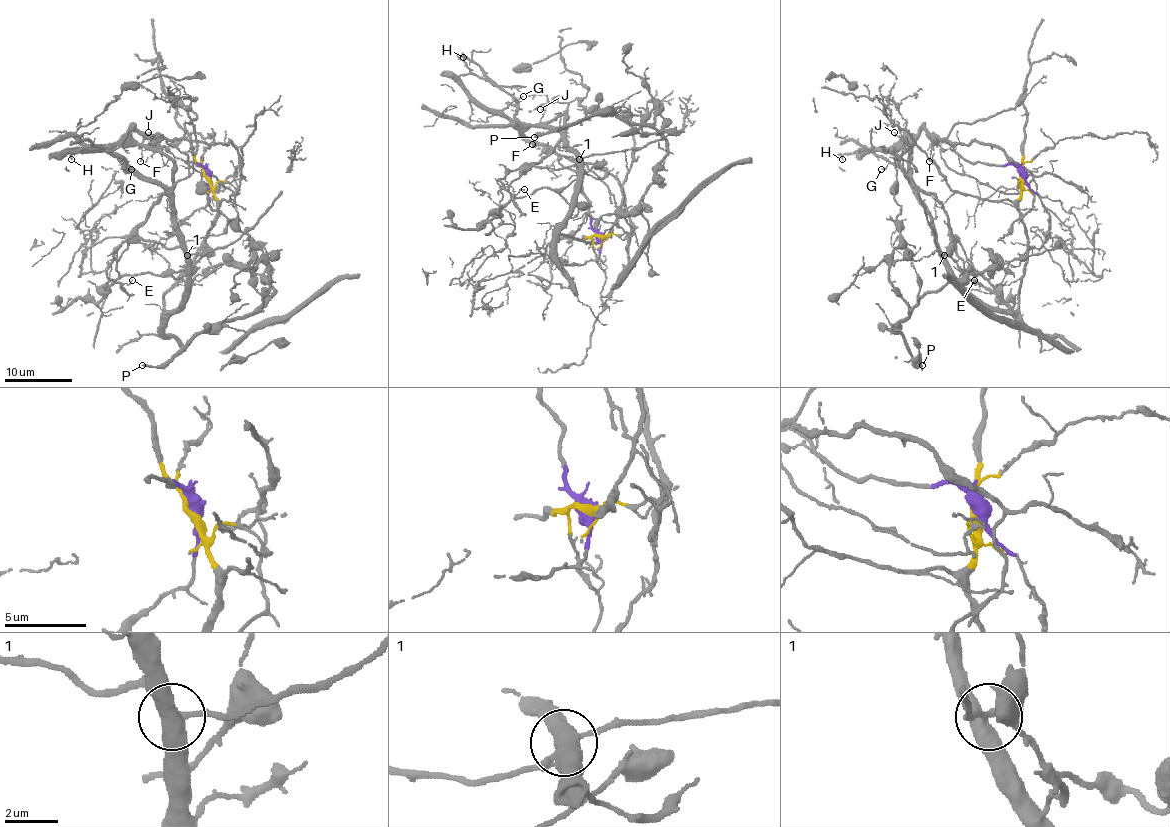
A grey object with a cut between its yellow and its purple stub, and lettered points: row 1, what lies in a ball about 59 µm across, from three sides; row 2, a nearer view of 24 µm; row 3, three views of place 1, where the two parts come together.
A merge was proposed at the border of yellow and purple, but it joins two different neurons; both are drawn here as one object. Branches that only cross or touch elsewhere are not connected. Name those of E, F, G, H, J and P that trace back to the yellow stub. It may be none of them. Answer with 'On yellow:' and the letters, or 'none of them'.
On yellow: G, P

